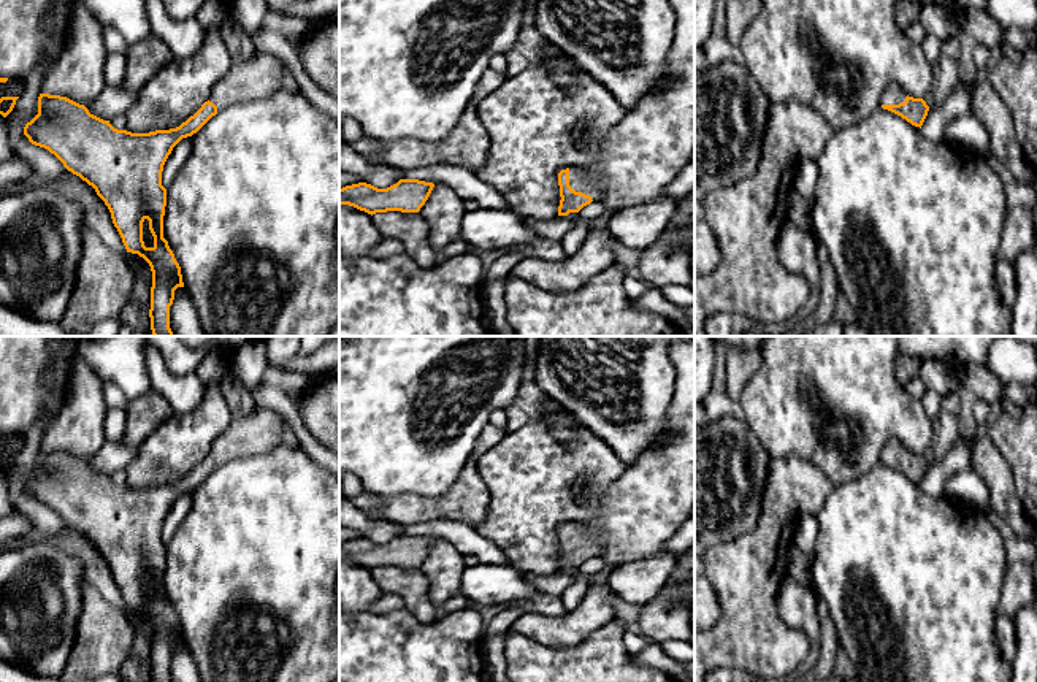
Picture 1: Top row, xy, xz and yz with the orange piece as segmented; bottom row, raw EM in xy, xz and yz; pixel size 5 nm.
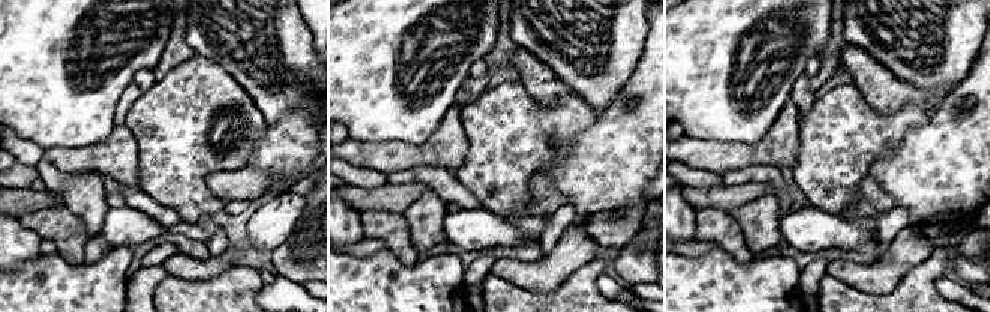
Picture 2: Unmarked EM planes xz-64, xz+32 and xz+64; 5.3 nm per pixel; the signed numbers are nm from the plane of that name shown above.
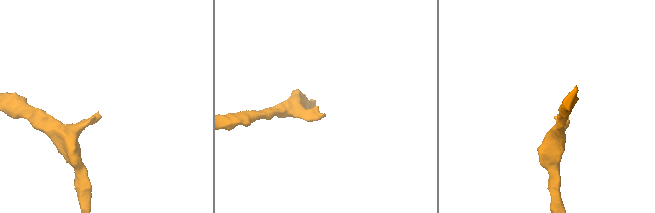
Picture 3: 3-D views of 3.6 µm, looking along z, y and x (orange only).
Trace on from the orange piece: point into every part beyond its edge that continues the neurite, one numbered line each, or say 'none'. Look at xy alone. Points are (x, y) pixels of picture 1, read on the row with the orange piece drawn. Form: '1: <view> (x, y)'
1: xy (260, 76)

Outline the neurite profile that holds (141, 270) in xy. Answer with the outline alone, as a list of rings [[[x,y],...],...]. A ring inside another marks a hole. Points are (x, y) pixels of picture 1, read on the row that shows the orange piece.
[[[127,252],[125,259],[127,259],[130,268],[133,270],[135,282],[136,281],[146,282],[149,285],[149,293],[151,293],[152,271],[151,271],[149,263],[138,254],[132,254],[132,252]]]

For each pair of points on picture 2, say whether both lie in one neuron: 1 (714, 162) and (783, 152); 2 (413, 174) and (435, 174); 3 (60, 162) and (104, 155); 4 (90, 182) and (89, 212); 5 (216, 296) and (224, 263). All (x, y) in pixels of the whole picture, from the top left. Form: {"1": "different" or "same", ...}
{"1": "same", "2": "same", "3": "same", "4": "same", "5": "different"}

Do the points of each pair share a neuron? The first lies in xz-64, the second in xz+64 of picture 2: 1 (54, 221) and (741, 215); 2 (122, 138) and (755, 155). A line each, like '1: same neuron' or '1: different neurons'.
1: different neurons
2: same neuron

